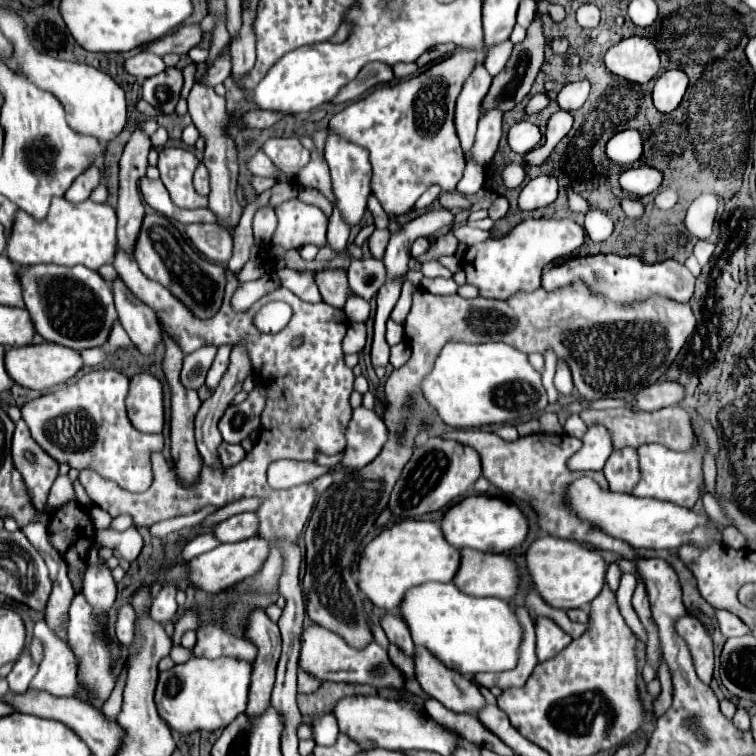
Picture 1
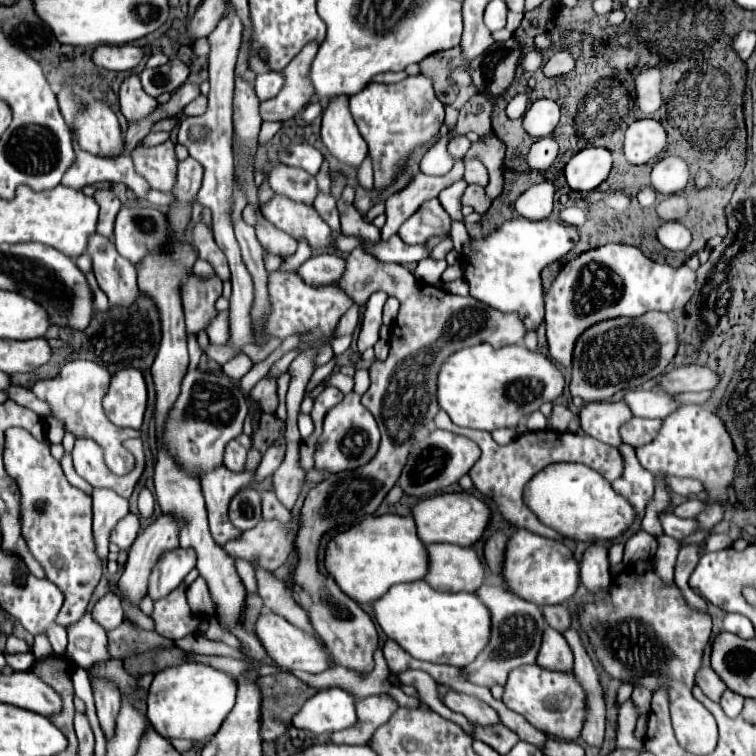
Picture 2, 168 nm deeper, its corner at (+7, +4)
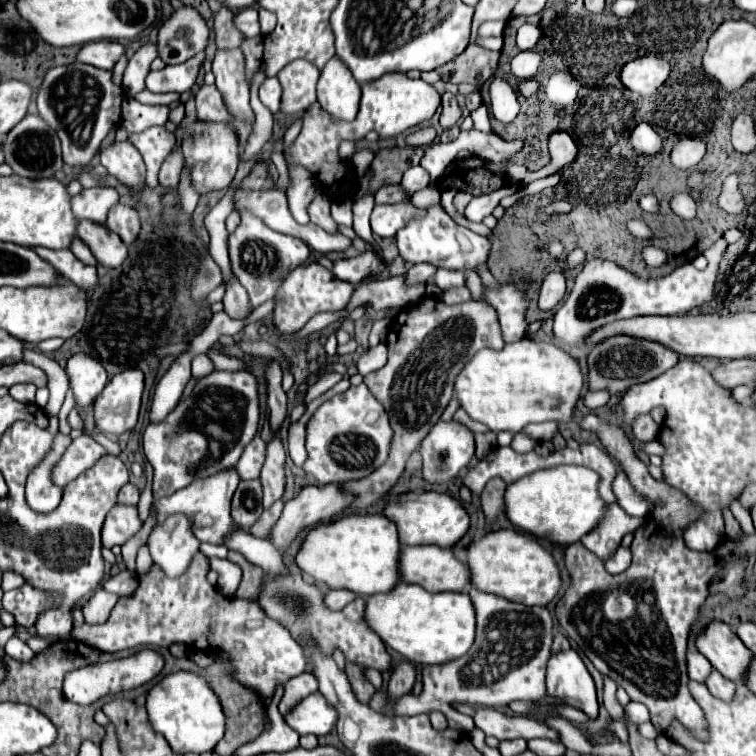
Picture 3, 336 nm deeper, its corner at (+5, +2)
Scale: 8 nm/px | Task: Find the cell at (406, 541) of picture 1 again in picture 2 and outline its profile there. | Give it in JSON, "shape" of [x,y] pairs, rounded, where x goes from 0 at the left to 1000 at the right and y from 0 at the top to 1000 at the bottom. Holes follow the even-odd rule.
{"shape":[[[485,683],[483,690],[448,704],[433,717],[430,751],[462,791],[485,799],[504,791],[522,772],[557,767],[565,757],[565,728],[552,712],[544,683]]]}

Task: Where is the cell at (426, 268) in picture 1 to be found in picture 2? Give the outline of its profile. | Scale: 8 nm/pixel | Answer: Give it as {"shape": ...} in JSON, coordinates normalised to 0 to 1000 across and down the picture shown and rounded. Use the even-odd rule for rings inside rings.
{"shape":[[[562,341],[552,349],[549,354],[549,368],[554,373],[562,373],[562,376],[583,376],[583,362],[589,360],[591,354],[591,347],[589,344],[570,344],[570,341]]]}

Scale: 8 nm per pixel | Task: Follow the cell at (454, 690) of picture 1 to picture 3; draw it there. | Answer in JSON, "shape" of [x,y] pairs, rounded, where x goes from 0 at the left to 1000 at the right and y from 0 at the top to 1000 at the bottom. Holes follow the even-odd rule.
{"shape":[[[628,934],[626,955],[631,963],[642,968],[642,974],[655,974],[657,979],[679,979],[679,976],[739,979],[739,971],[731,963],[726,963],[724,958],[708,955],[694,947],[676,947],[655,937]]]}

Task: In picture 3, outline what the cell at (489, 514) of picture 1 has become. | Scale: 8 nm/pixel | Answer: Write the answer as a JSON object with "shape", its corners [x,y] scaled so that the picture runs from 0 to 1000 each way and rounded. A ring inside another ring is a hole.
{"shape":[[[538,651],[517,659],[507,677],[515,688],[520,688],[528,698],[530,717],[538,720],[578,720],[586,725],[597,725],[620,704],[620,680],[610,664],[597,659],[594,653],[578,651]]]}

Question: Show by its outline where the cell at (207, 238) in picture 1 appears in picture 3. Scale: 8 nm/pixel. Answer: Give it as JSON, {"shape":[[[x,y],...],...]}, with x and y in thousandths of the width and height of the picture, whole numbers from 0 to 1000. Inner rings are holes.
{"shape":[[[306,365],[298,373],[298,392],[295,392],[295,402],[298,402],[298,413],[306,421],[324,421],[329,415],[329,399],[327,399],[327,386],[324,381],[316,376],[316,370],[311,370],[311,365]]]}

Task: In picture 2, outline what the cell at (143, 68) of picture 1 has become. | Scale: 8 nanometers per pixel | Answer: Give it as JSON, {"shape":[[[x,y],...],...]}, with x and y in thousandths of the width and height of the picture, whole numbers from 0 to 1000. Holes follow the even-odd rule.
{"shape":[[[163,58],[163,61],[128,61],[120,79],[139,90],[139,93],[152,93],[152,95],[171,95],[176,93],[189,77],[189,66],[176,58]]]}

